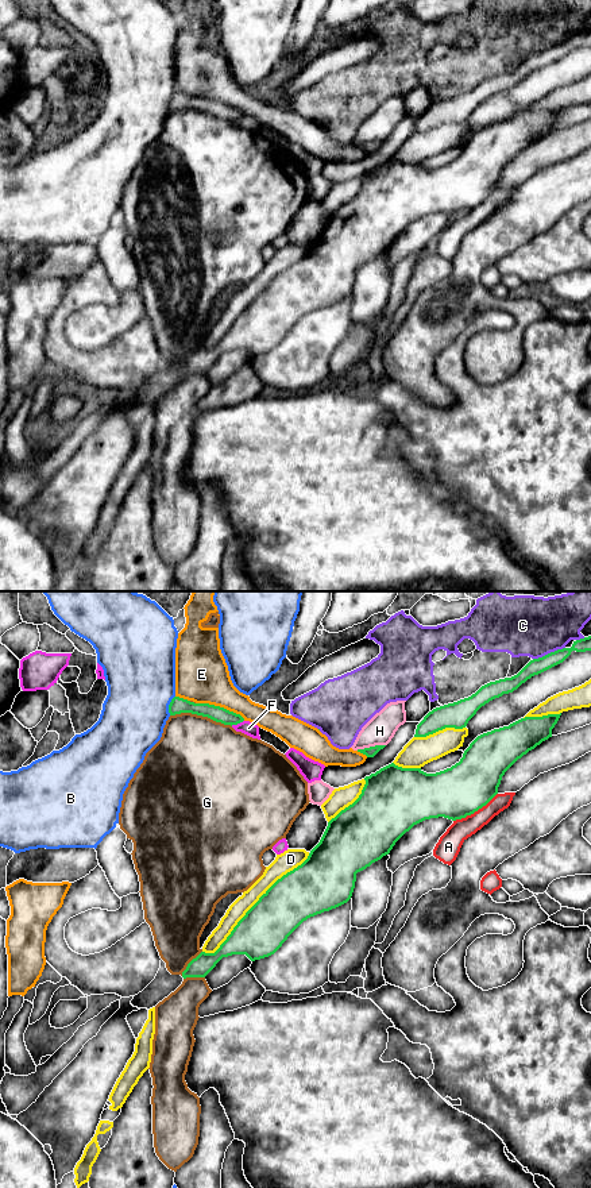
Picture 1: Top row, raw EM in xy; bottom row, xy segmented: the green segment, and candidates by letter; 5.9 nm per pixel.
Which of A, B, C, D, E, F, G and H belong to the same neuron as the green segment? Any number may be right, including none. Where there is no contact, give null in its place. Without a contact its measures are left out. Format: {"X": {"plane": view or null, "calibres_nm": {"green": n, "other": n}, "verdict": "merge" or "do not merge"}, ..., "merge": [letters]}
{"A": {"plane": "xy", "calibres_nm": {"green": 300, "other": 140}, "verdict": "do not merge"}, "B": {"plane": "xy", "calibres_nm": {"green": 100, "other": 420}, "verdict": "do not merge"}, "C": {"plane": "xy", "calibres_nm": {"green": 90, "other": 320}, "verdict": "do not merge"}, "D": {"plane": "xy", "calibres_nm": {"green": 300, "other": 100}, "verdict": "do not merge"}, "E": {"plane": "xy", "calibres_nm": {"green": 100, "other": 320}, "verdict": "do not merge"}, "F": {"plane": "xy", "calibres_nm": {"green": 90, "other": 80}, "verdict": "do not merge"}, "G": {"plane": "xy", "calibres_nm": {"green": 100, "other": 480}, "verdict": "do not merge"}, "H": {"plane": "xy", "calibres_nm": {"green": 60, "other": 170}, "verdict": "do not merge"}, "merge": []}

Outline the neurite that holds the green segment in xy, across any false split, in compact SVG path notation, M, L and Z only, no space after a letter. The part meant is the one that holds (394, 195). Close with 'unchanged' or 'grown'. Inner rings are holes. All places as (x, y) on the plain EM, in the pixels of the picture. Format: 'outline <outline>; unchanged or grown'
outline M560 111L525 112L483 128L470 139L459 158L436 169L391 158L366 171L359 193L328 217L308 254L259 293L215 348L201 347L193 354L182 373L205 373L223 352L232 350L246 350L251 356L274 350L304 316L347 298L355 284L356 269L389 250L414 220L439 212L461 215L486 201L498 189L505 167L552 132Z; unchanged

